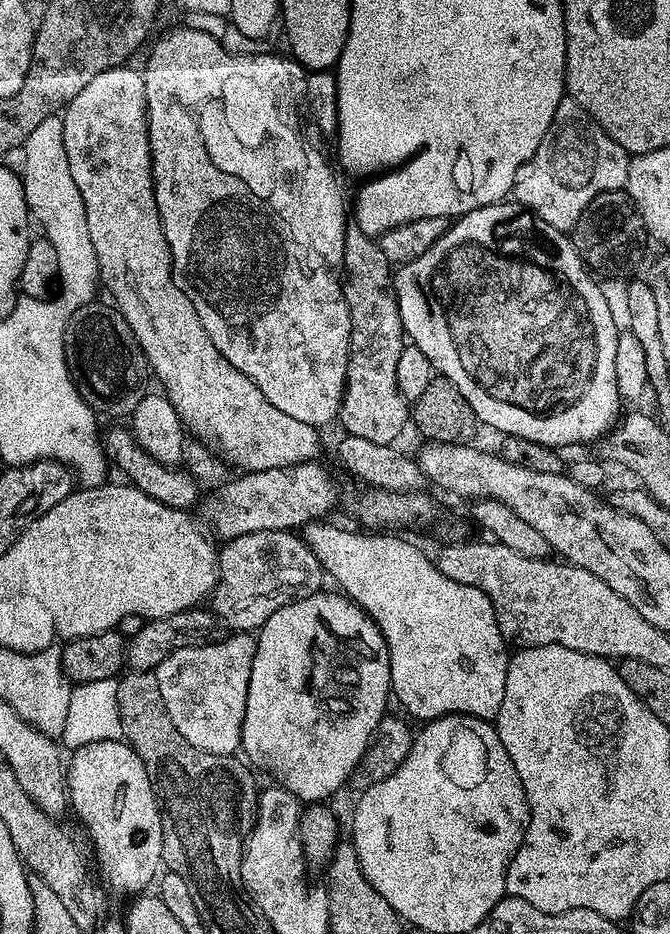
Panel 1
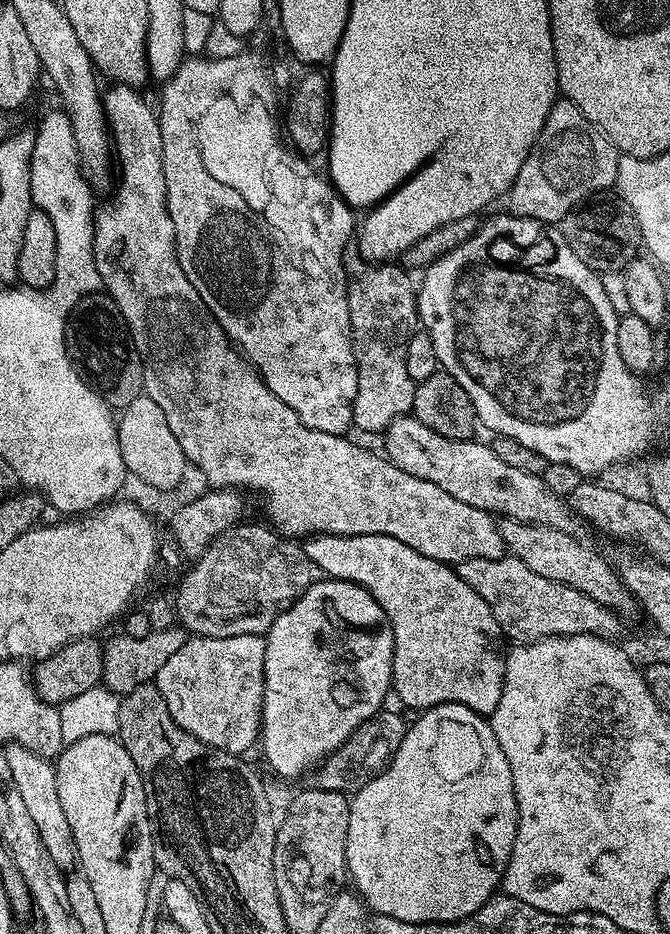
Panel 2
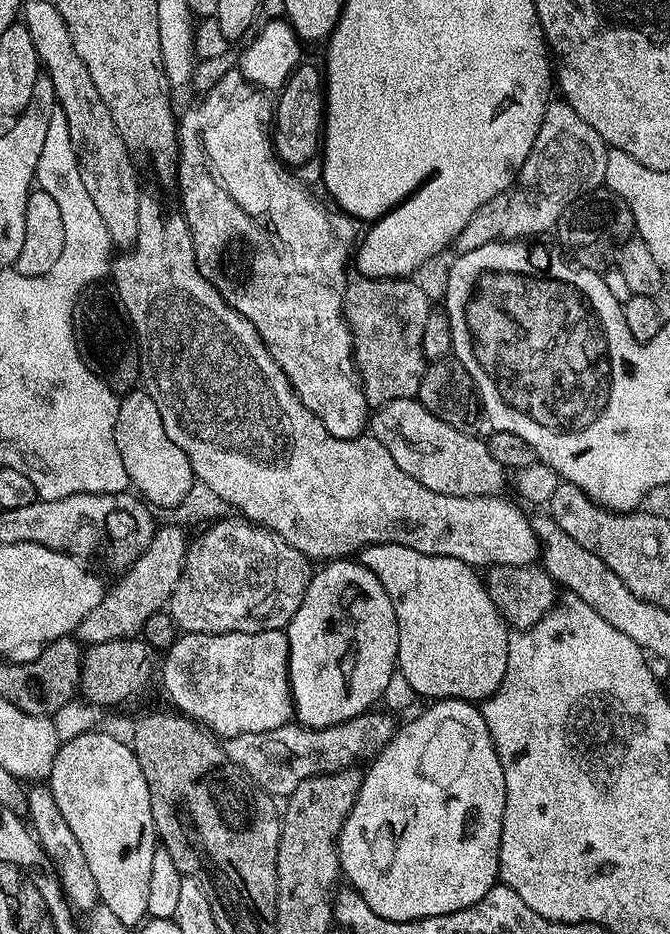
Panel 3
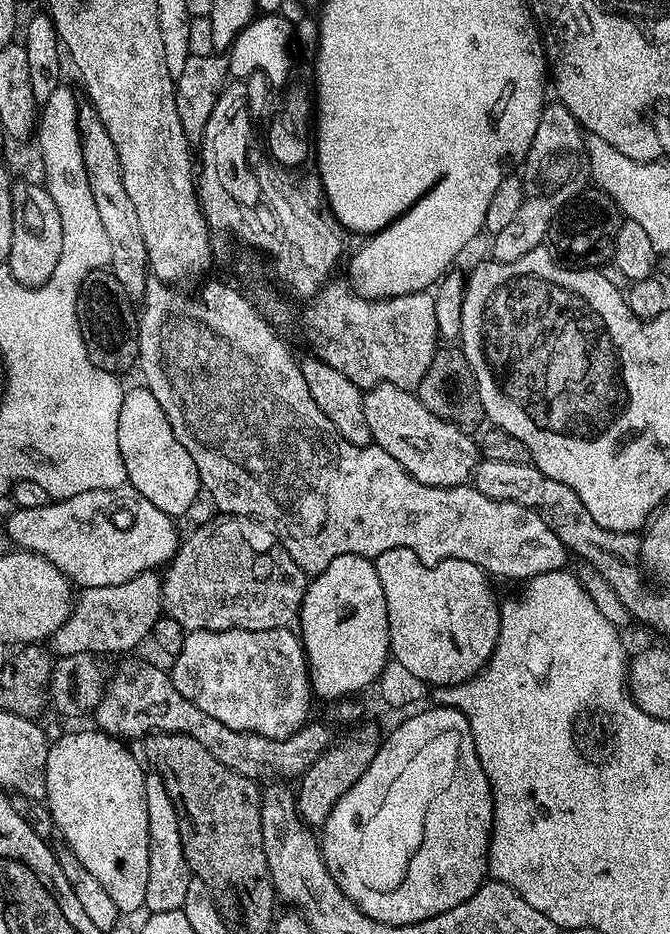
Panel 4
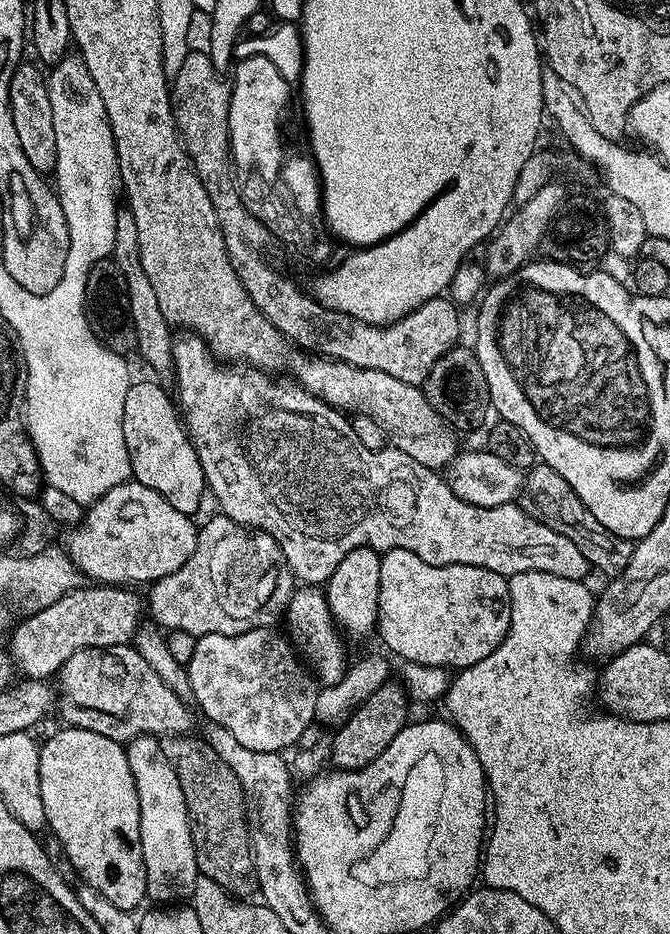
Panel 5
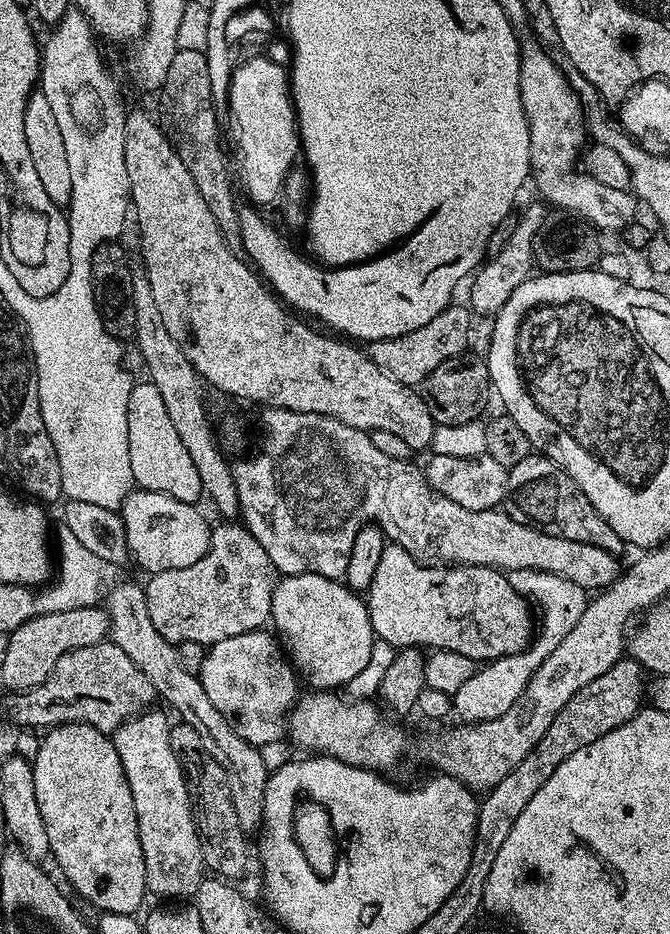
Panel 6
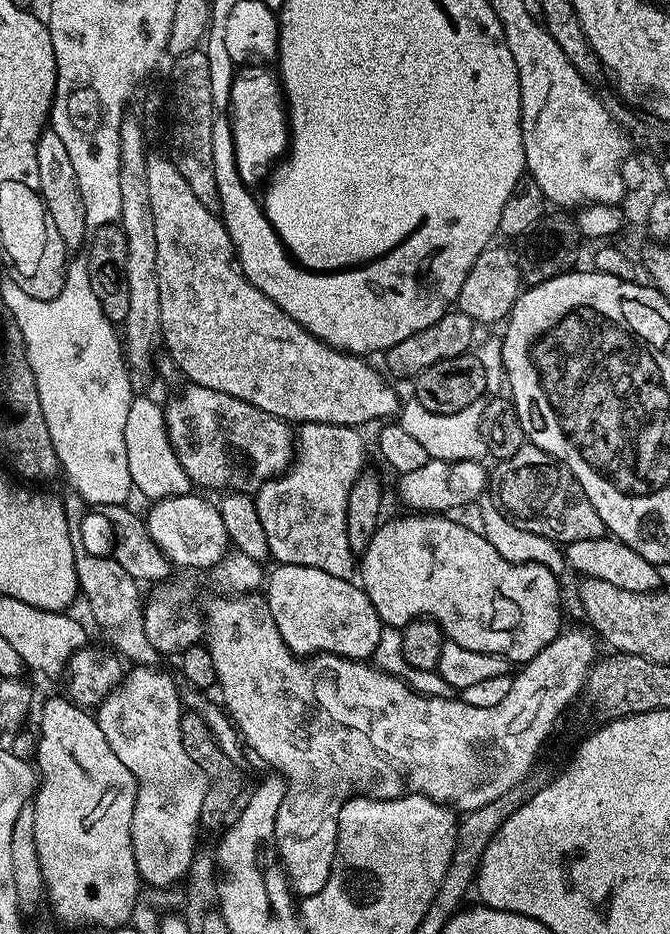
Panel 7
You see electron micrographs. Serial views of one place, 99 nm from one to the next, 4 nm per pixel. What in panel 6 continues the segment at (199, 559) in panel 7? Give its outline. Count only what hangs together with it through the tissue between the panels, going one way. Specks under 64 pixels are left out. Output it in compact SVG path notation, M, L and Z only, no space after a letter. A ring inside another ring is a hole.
M136 488L129 492L118 511L124 523L131 559L133 561L136 559L137 566L145 568L145 573L148 574L155 574L162 570L182 570L182 566L194 566L194 562L205 556L208 547L212 545L212 528L204 521L204 516L198 509L196 504L178 502L178 498L170 498L166 494L158 494L145 488Z

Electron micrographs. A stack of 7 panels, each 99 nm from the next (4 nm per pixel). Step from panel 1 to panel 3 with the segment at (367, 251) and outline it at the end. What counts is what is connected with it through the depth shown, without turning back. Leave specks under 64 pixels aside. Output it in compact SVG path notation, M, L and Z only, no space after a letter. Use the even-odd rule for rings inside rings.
M359 274L353 275L349 279L344 291L344 320L348 324L348 329L352 332L352 358L356 362L356 370L360 387L364 390L364 396L368 399L369 405L379 406L389 404L395 400L411 400L420 391L420 380L424 376L426 361L422 354L422 330L426 330L426 318L430 311L429 298L415 285L412 278L397 278L395 280L375 280L369 276Z

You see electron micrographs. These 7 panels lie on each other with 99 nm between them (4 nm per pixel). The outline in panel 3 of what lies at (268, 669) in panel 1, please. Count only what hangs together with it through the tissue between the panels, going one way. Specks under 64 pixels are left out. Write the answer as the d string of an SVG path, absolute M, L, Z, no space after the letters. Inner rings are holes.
M354 558L329 560L323 566L317 567L312 573L312 581L306 586L306 594L286 629L288 634L288 685L292 691L292 711L295 723L303 724L305 728L329 728L338 726L350 718L360 716L373 707L372 704L381 699L386 690L386 682L390 682L392 673L397 671L396 655L398 654L398 618L394 614L394 606L390 602L390 594L386 594L386 586L378 582L366 565Z

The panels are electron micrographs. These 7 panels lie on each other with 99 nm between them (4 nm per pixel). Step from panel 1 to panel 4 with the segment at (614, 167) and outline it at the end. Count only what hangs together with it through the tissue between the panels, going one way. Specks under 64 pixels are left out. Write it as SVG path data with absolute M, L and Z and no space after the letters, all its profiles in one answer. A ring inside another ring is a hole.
M559 102L545 103L540 125L532 145L528 147L523 168L524 201L514 220L496 234L492 256L494 260L514 262L522 258L522 254L530 254L530 250L541 247L556 217L560 215L560 209L571 204L590 184L592 167L588 157L588 140L566 105Z

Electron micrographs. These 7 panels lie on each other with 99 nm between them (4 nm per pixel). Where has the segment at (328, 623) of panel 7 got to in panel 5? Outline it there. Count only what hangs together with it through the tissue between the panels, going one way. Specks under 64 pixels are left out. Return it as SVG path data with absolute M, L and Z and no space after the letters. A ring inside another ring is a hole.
M316 586L297 587L288 603L287 620L287 635L305 665L314 673L315 679L324 686L338 683L348 671L350 659L348 660L343 646L340 645L341 637L338 635L338 625L332 619L327 595Z

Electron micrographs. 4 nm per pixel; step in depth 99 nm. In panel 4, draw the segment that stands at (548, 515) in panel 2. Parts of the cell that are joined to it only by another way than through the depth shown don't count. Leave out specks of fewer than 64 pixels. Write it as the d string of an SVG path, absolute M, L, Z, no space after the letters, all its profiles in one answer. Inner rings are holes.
M400 386L396 392L396 412L371 413L368 425L375 447L386 450L416 480L435 488L458 488L473 479L478 463L478 444L459 424L438 418L421 402L419 395Z

